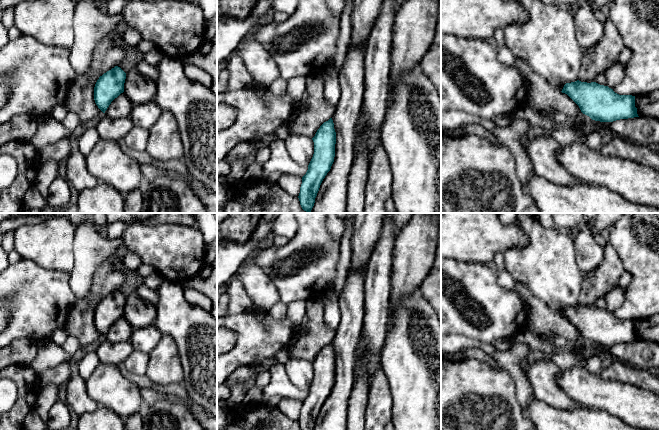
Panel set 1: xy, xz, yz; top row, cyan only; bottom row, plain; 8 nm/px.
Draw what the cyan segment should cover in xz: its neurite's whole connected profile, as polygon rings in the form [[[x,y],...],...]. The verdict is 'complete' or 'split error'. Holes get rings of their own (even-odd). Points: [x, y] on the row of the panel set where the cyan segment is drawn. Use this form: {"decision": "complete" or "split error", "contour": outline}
{"decision": "complete", "contour": [[[332,118],[320,126],[312,140],[314,154],[302,177],[298,196],[302,209],[307,213],[311,212],[320,185],[334,162],[336,132]]]}

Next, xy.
{"decision": "complete", "contour": [[[118,66],[104,73],[94,87],[94,100],[105,113],[111,102],[124,92],[126,73]]]}

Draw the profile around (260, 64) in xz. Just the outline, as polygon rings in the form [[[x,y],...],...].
[[[262,18],[257,19],[237,49],[252,77],[254,88],[269,88],[275,80],[281,77],[272,55],[255,40],[255,34],[262,25]]]

